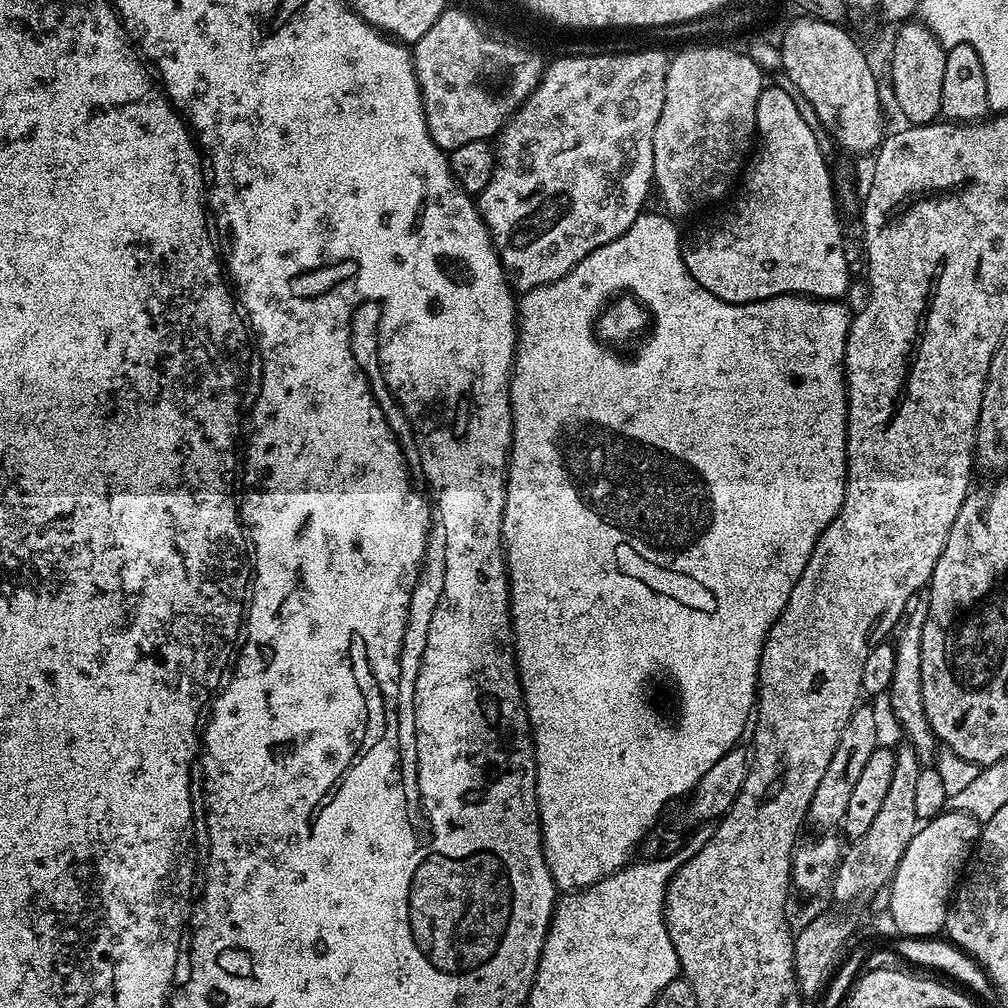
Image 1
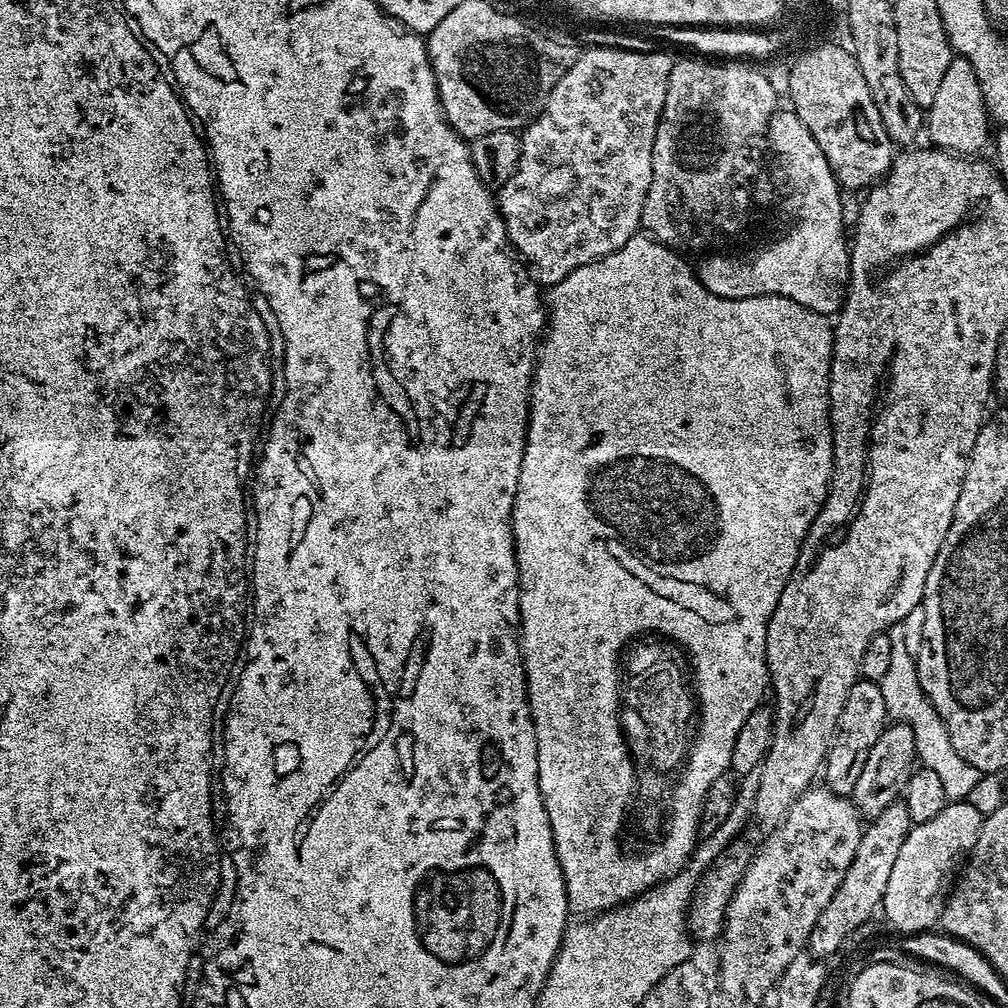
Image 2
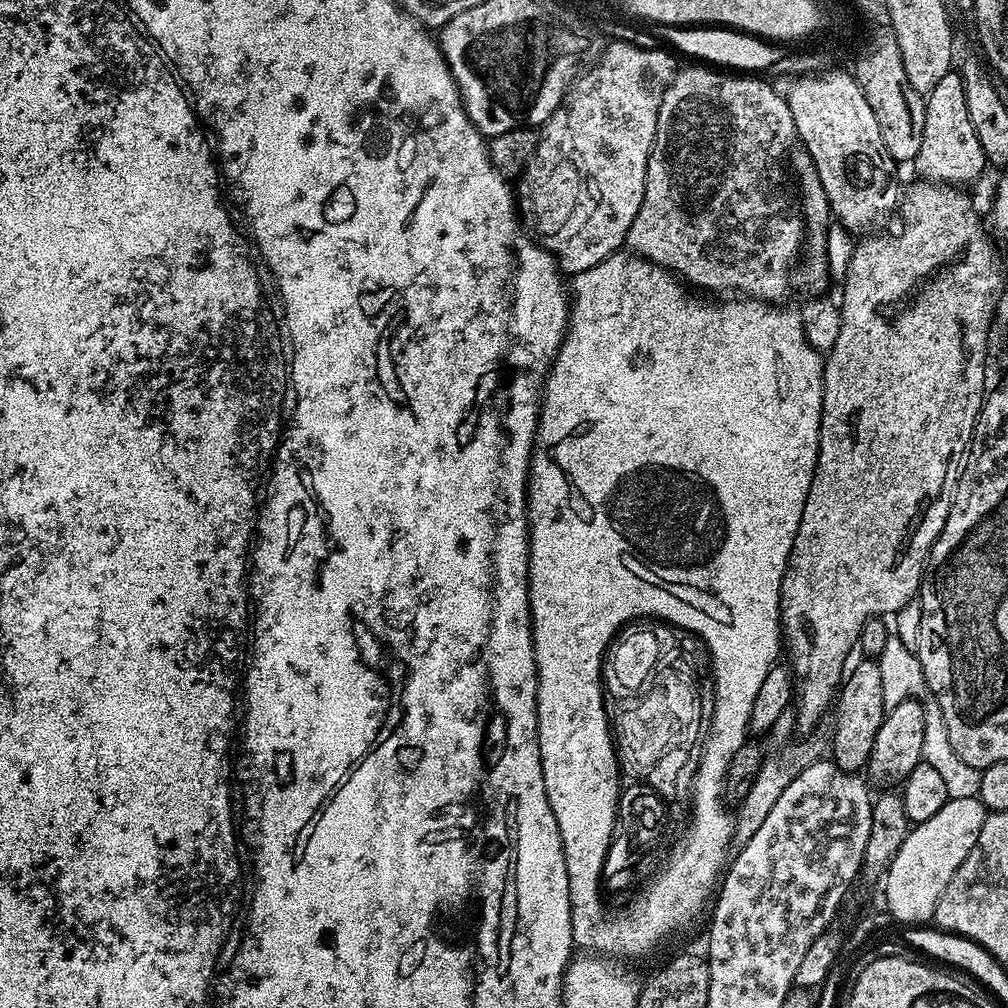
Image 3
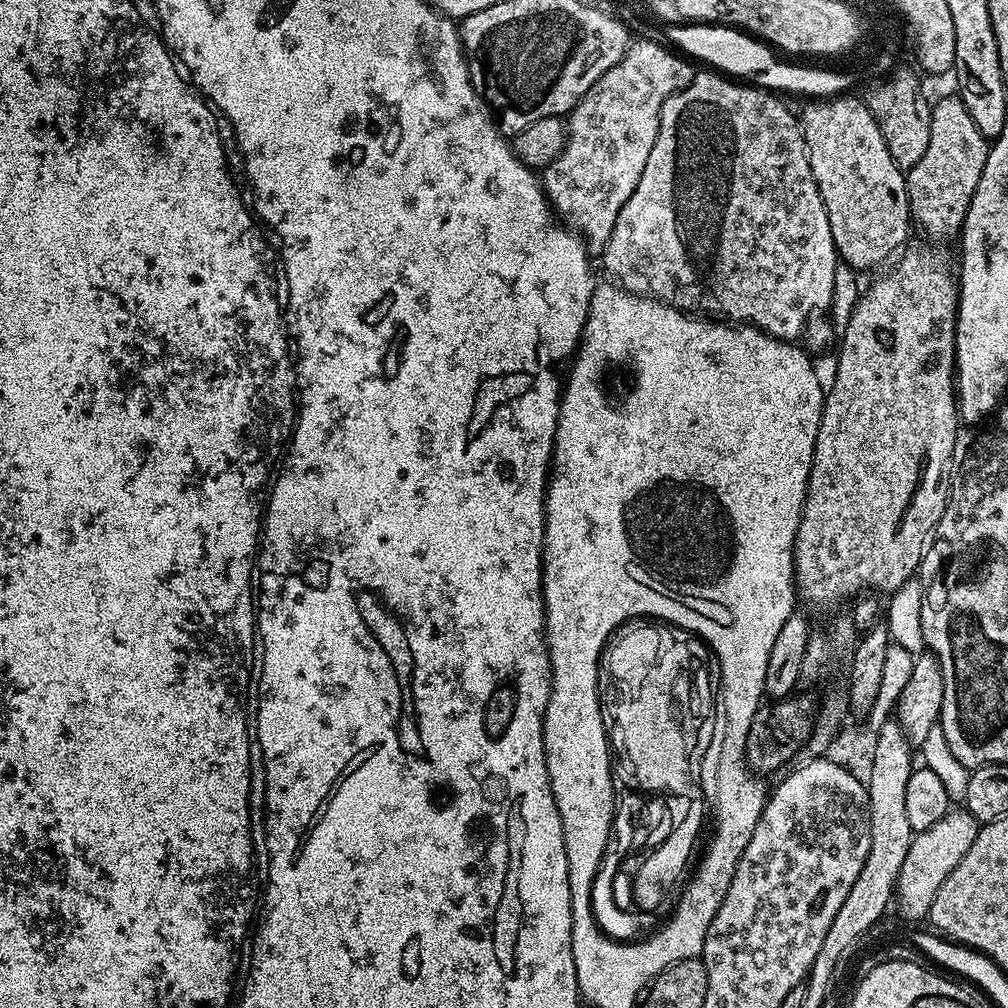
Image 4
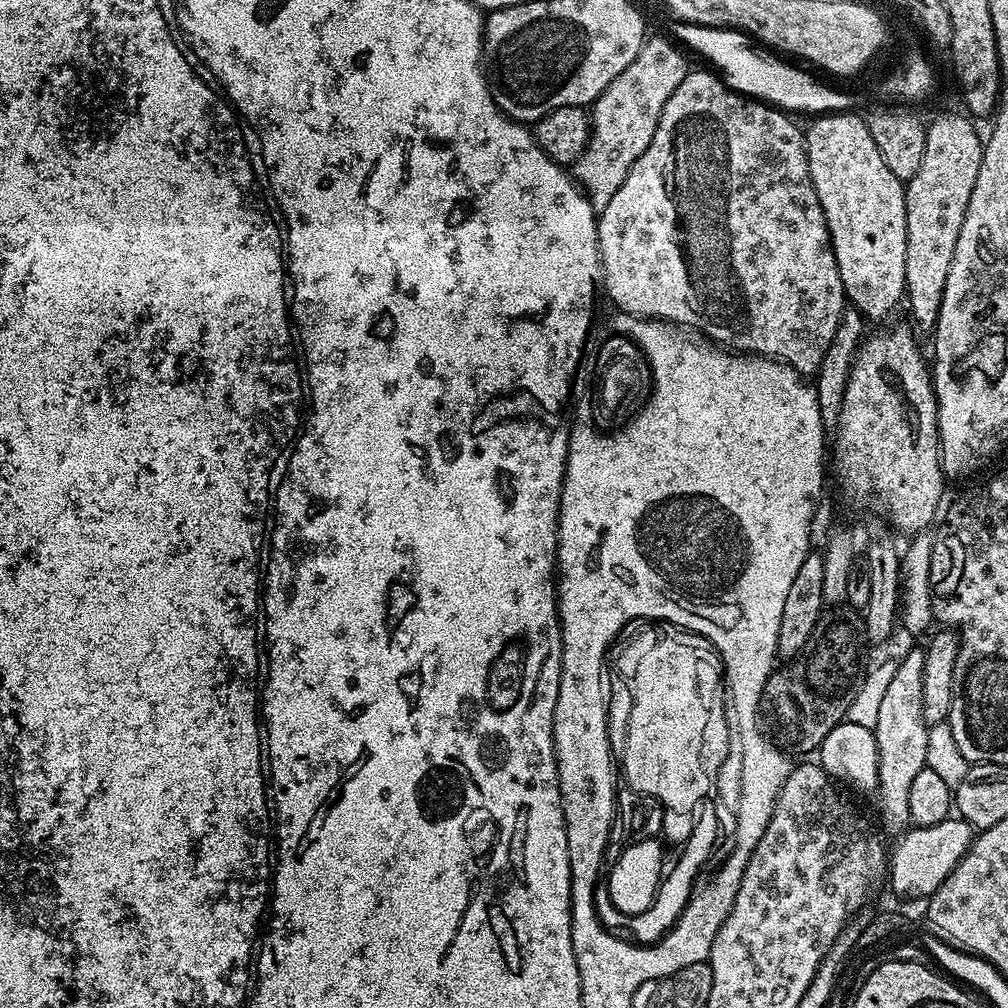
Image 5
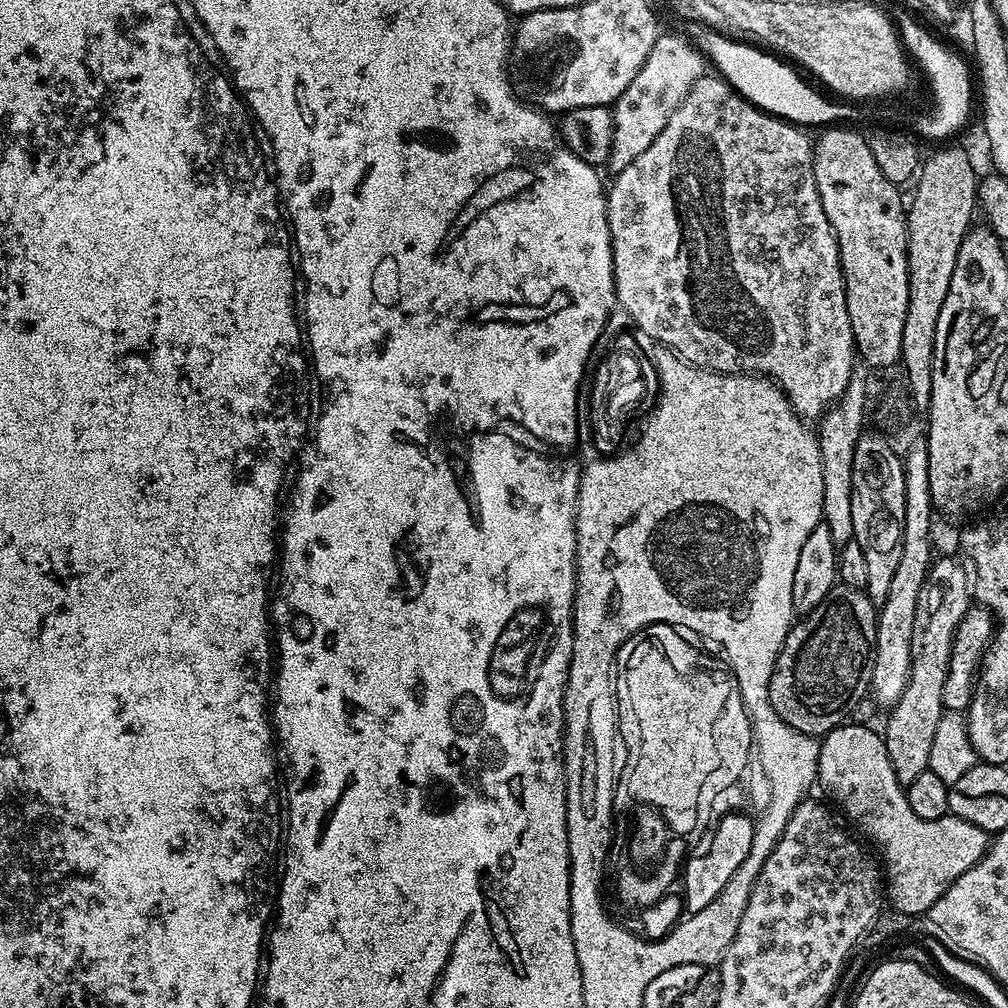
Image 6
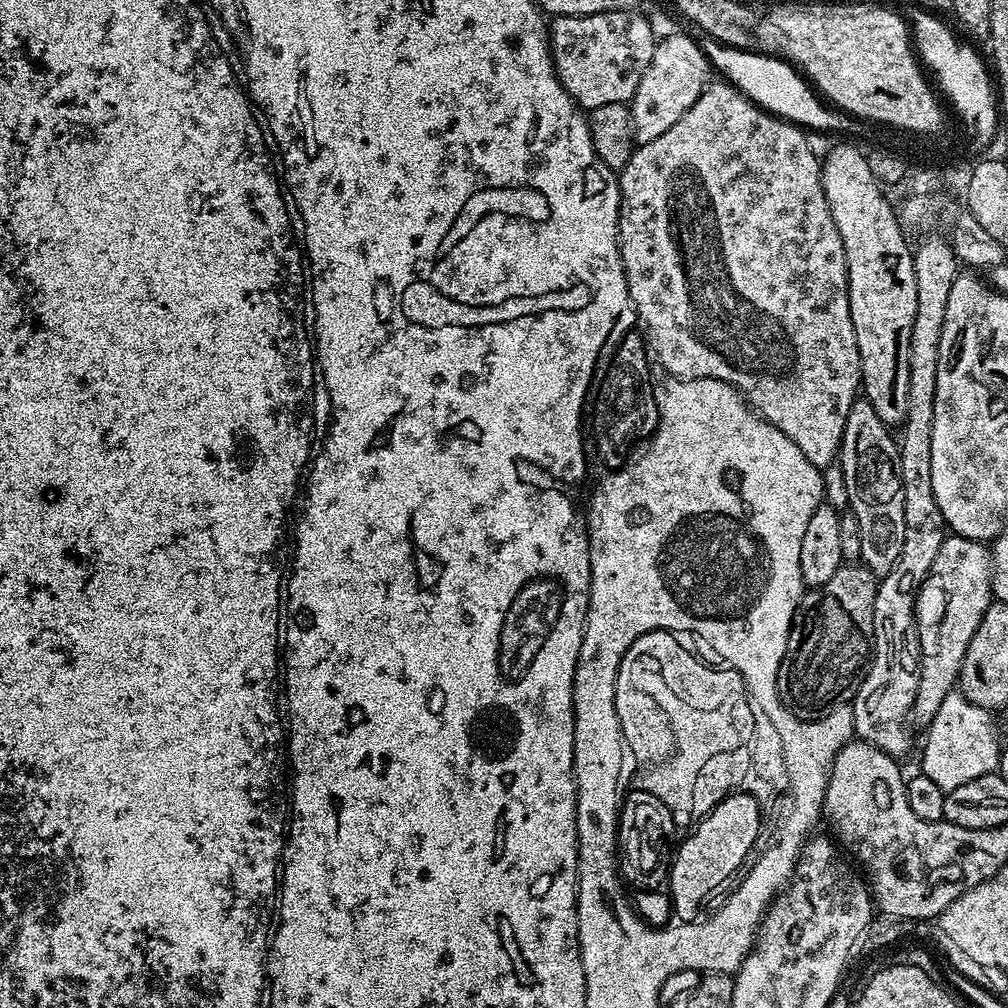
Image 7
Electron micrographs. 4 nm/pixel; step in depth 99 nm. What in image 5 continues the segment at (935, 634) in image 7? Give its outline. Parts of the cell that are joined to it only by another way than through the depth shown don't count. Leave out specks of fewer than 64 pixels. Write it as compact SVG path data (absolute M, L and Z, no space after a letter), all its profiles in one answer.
M912 648L901 659L899 658L894 670L894 678L890 678L890 686L887 687L885 694L882 696L882 702L879 703L878 722L875 726L876 745L878 746L878 782L876 783L876 792L880 796L880 820L889 828L890 831L900 834L909 827L910 824L910 785L913 784L914 778L926 767L927 762L927 736L929 725L925 724L922 716L922 666L924 665L924 648Z

